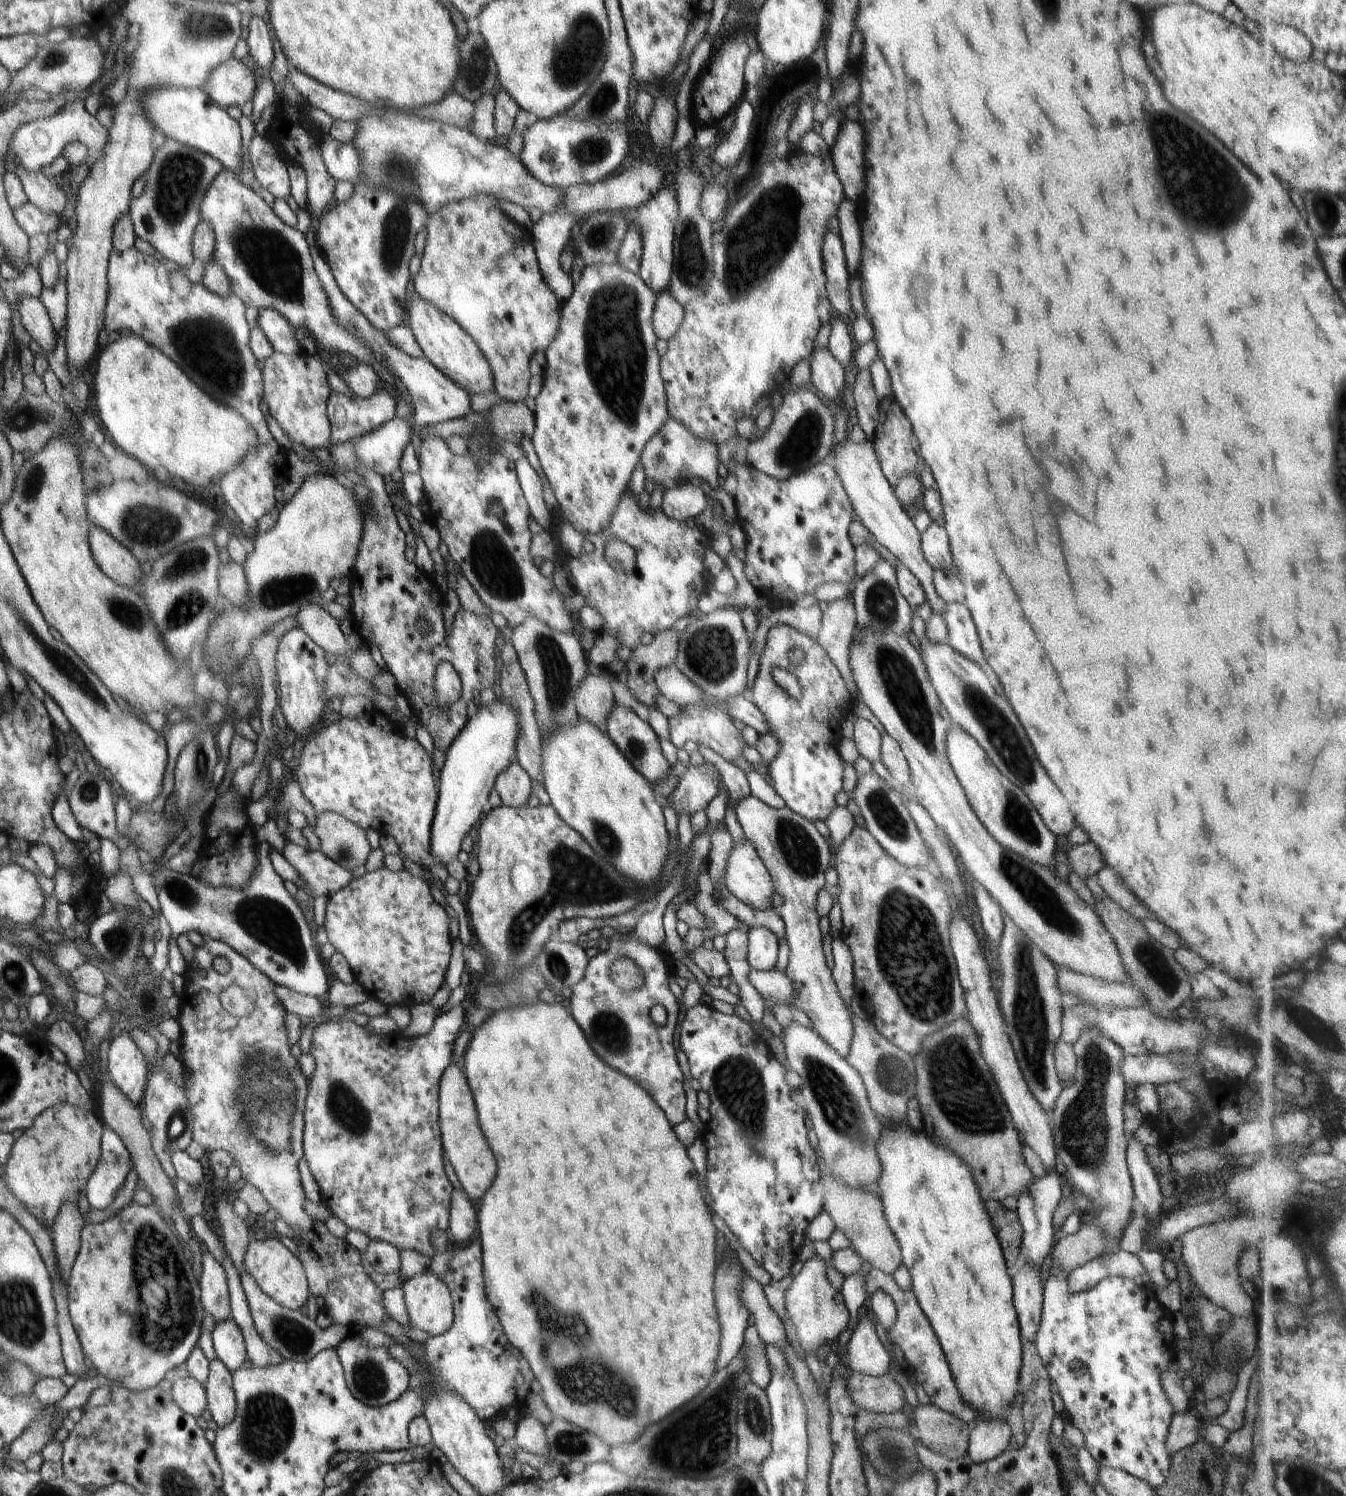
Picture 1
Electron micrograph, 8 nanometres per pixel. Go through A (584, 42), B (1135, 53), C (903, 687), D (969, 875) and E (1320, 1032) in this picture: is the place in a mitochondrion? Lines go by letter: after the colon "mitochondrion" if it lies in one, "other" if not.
A: mitochondrion
B: other
C: mitochondrion
D: other
E: mitochondrion

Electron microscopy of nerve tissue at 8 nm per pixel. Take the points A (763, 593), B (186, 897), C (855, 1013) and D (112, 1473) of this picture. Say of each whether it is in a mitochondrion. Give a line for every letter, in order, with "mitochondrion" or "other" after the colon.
A: other
B: mitochondrion
C: other
D: other

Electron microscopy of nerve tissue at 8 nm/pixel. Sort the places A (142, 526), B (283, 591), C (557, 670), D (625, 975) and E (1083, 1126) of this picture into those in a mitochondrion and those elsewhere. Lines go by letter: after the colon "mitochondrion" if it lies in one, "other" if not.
A: mitochondrion
B: mitochondrion
C: mitochondrion
D: mitochondrion
E: mitochondrion

